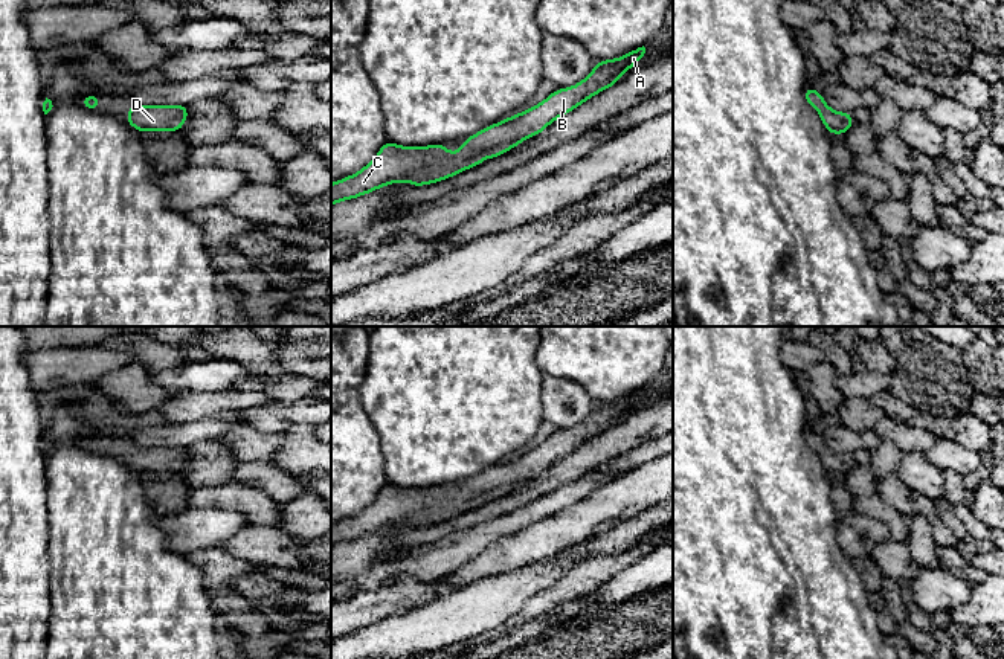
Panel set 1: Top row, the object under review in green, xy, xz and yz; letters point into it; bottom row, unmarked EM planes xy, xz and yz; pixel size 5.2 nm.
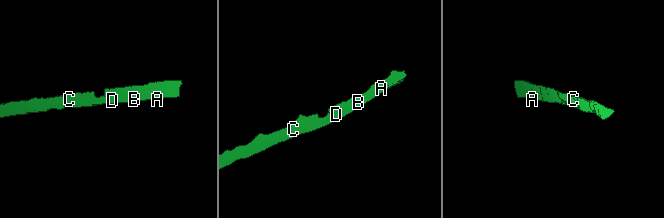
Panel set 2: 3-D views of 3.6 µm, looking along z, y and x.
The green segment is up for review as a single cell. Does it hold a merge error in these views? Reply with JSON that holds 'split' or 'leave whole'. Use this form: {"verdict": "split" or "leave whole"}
{"verdict": "leave whole"}

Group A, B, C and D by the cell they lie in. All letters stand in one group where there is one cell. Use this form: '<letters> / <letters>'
A B C D

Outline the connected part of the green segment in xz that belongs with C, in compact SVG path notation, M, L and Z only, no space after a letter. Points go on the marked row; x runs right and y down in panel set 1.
M642 46L616 59L597 61L594 70L578 84L557 88L533 108L468 136L456 153L450 153L444 143L400 146L388 140L375 159L357 174L331 183L331 206L392 183L409 182L414 188L438 183L481 165L484 159L502 156L523 140L540 134L555 119L584 101L615 85L642 59L644 53Z

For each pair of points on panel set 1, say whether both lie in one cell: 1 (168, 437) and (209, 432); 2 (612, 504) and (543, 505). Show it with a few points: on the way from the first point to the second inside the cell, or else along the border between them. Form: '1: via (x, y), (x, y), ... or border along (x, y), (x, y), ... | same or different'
1: via (179, 435), (199, 432) | same
2: border along (601, 485), (539, 522) | different

